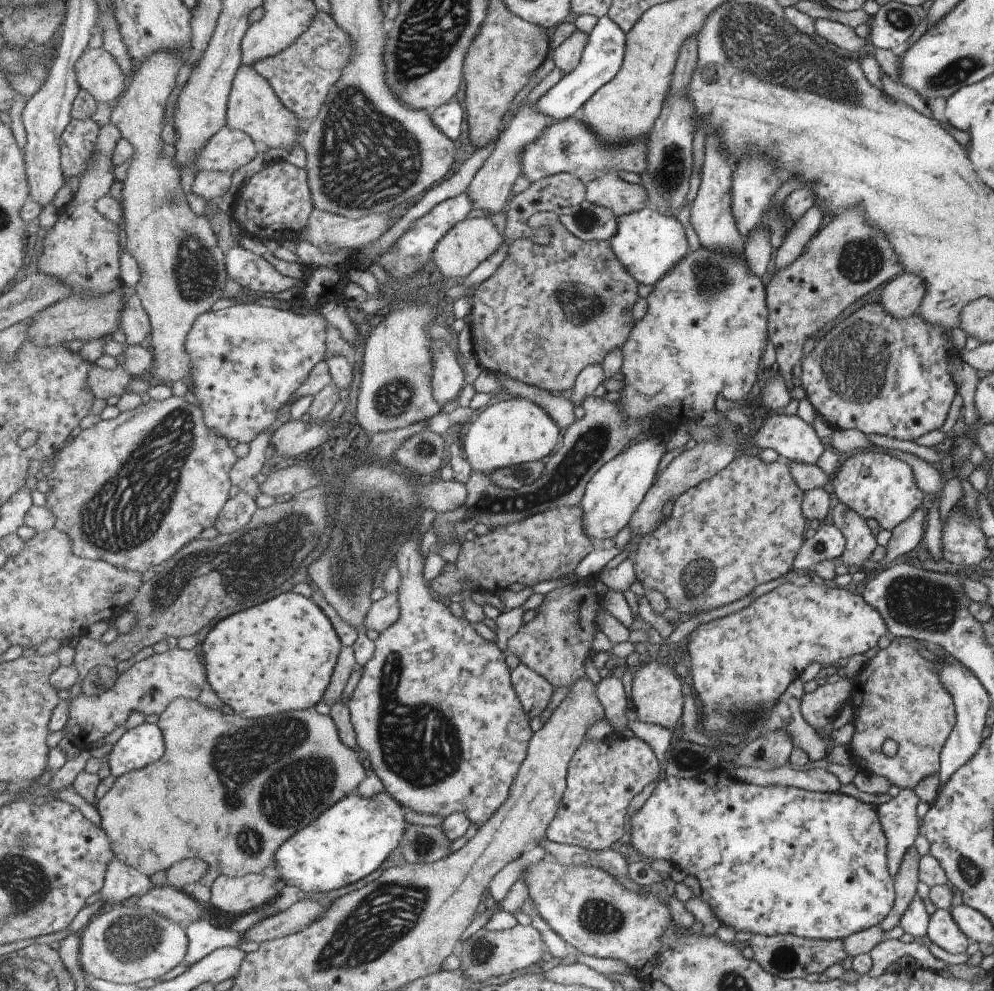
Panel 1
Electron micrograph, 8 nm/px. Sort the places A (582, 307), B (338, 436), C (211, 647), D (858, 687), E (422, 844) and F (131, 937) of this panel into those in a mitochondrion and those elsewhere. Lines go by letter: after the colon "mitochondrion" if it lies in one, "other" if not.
A: mitochondrion
B: other
C: other
D: other
E: mitochondrion
F: mitochondrion

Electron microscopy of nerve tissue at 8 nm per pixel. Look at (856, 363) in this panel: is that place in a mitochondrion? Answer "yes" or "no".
yes

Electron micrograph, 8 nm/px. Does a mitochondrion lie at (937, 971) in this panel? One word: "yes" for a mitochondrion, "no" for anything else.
no

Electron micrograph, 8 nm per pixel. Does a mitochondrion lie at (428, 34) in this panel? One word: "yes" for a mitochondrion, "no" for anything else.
yes

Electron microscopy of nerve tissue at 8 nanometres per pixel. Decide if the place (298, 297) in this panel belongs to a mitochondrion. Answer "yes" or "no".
no

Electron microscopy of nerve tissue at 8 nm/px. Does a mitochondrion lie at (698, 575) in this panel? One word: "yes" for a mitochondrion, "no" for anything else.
yes

